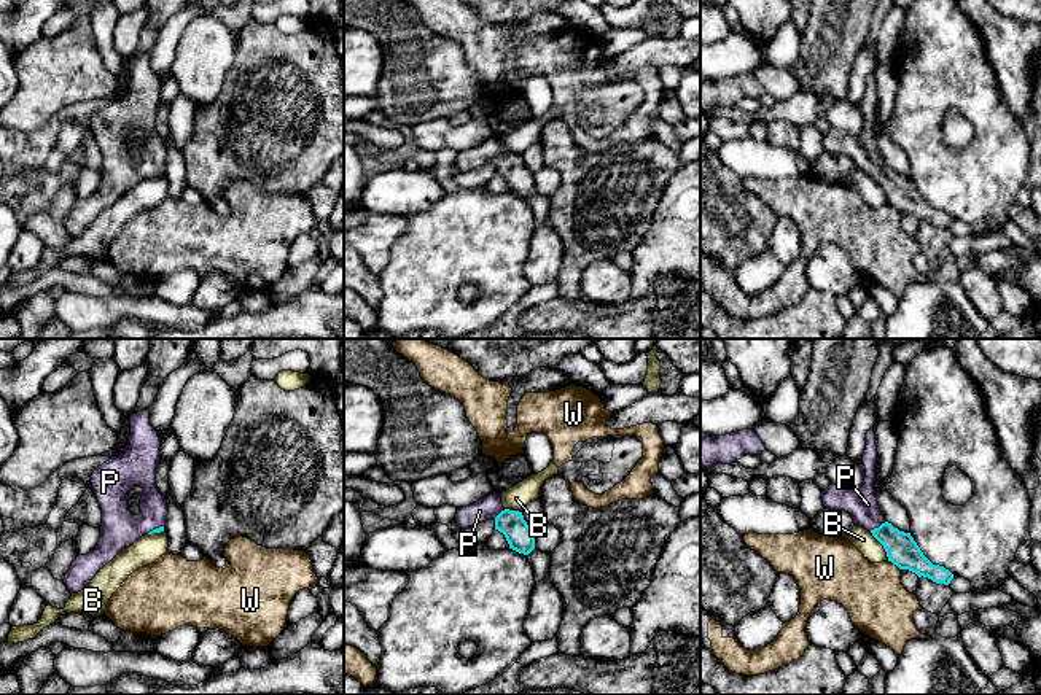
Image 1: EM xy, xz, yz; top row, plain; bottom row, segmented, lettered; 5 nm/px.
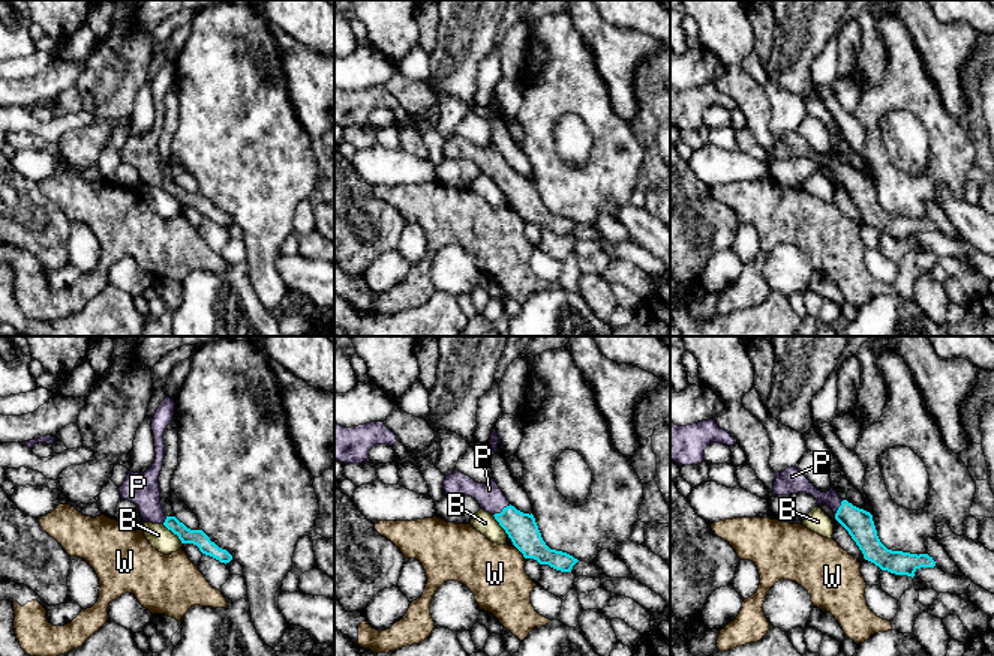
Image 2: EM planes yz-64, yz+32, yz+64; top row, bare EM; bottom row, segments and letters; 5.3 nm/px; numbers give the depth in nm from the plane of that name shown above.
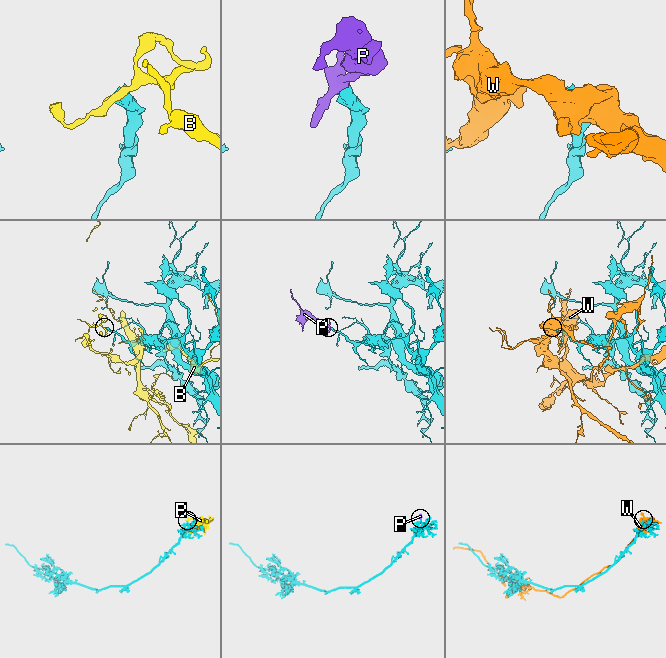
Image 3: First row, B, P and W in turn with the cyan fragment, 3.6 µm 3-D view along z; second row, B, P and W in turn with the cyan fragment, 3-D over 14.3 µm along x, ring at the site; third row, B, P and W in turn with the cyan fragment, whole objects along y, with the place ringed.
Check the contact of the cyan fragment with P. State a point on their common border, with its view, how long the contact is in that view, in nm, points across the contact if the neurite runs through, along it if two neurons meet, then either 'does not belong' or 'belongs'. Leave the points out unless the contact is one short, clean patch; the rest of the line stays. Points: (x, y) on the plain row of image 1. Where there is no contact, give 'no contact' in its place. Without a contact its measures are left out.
contact yz (879, 170); length 100 nm; way yz (901, 193), (879, 170), (865, 156), (861, 148); belongs

